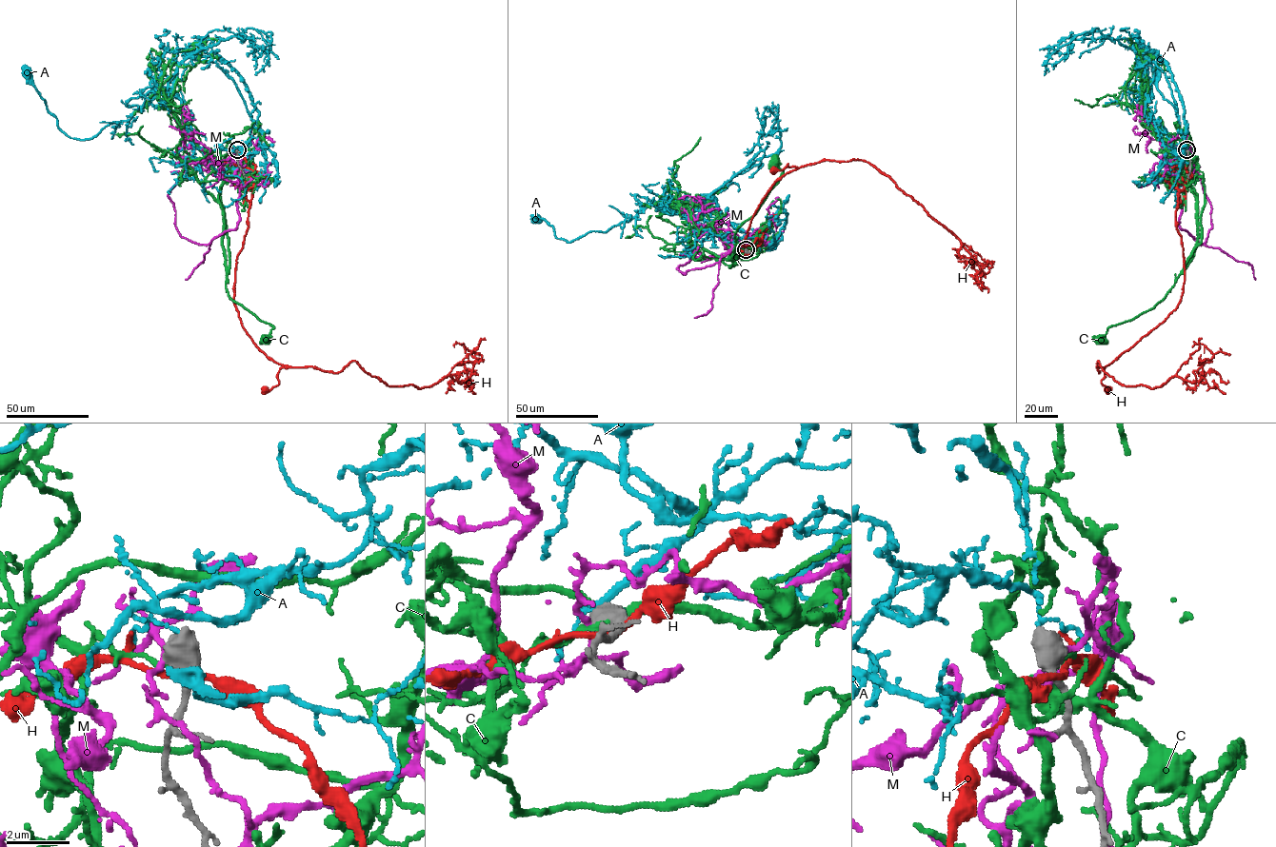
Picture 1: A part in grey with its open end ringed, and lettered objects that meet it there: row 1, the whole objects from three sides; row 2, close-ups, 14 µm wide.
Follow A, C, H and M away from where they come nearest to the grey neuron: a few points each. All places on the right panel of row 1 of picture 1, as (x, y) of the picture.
A: (1186, 149), (1164, 146), (1144, 93), (1143, 112), (1168, 140), (1177, 135), (1156, 70)
C: (1187, 151), (1192, 156), (1185, 176), (1197, 203), (1193, 256), (1160, 302), (1134, 318), (1111, 325), (1099, 342)
H: (1187, 152), (1182, 161), (1188, 180), (1176, 211), (1184, 259), (1180, 302), (1104, 367), (1101, 383), (1109, 389)
M: (1187, 151), (1177, 187), (1182, 204), (1180, 226), (1202, 244), (1220, 248), (1237, 261), (1247, 263), (1255, 279)

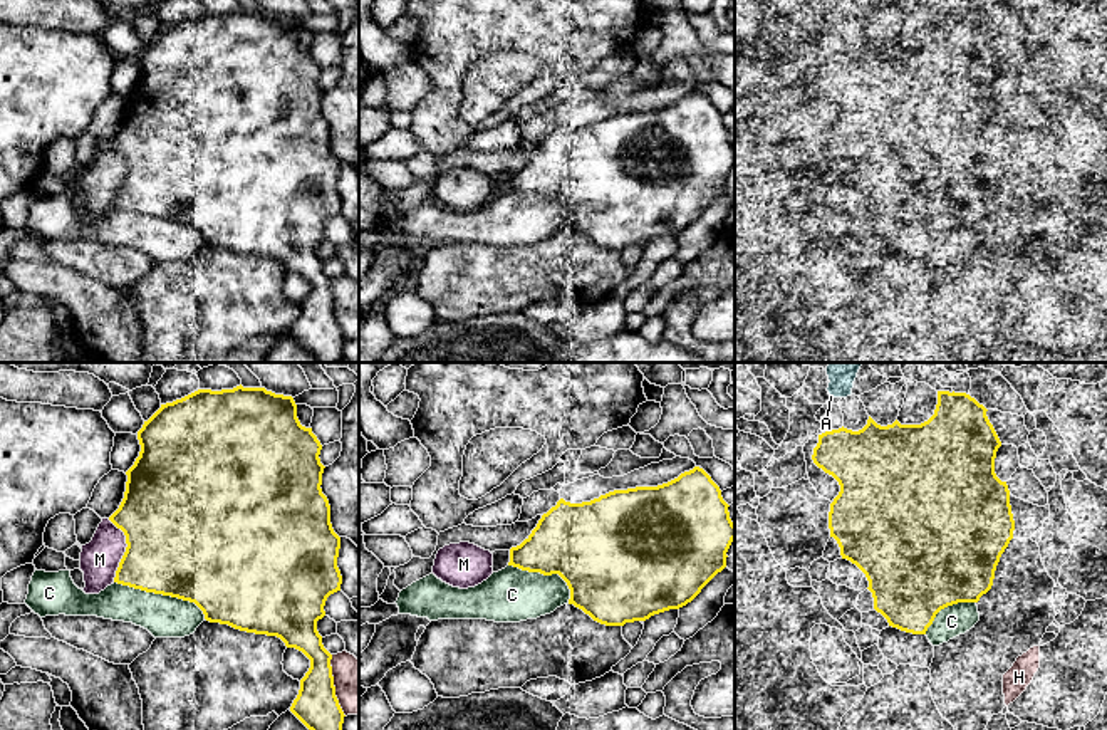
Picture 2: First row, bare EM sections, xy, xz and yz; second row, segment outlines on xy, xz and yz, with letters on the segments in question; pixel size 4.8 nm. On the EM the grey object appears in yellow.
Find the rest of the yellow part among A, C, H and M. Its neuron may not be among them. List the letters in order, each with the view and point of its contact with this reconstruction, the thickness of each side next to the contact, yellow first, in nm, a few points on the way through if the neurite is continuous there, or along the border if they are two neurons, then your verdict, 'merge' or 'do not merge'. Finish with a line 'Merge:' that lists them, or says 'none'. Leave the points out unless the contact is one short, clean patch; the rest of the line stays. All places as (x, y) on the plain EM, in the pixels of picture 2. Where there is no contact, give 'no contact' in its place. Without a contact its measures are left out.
A: no contact | do not merge
C: xy (163, 218) | 500/200 nm | do not merge
H: xy (332, 309) | 200/220 nm | do not merge
M: xy (126, 173) | 500/190 nm | do not merge
Merge: none

